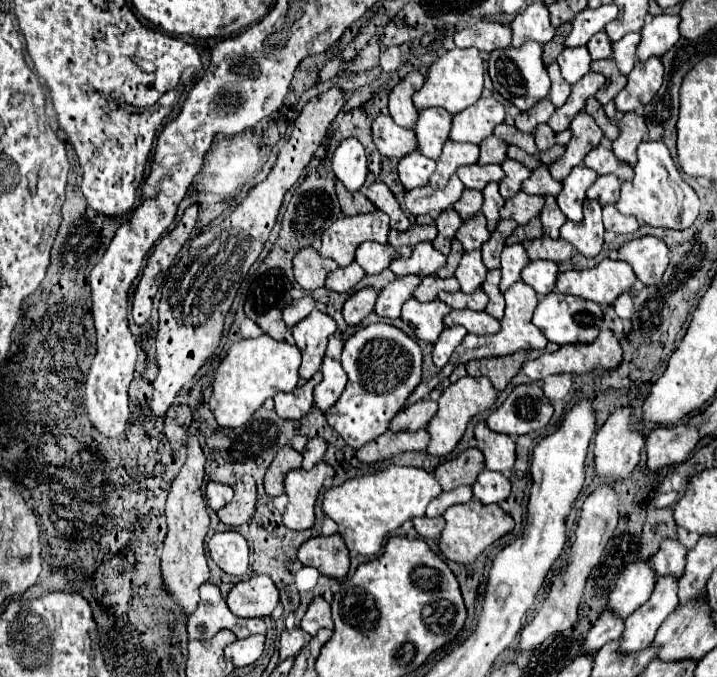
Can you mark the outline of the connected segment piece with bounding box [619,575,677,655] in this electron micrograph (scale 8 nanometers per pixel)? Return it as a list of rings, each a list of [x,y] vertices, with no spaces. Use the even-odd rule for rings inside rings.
[[[667,575],[655,583],[655,589],[647,599],[647,603],[627,617],[619,651],[623,655],[629,655],[649,647],[653,635],[667,619],[667,615],[675,611],[675,607],[677,607],[677,581],[669,579]]]

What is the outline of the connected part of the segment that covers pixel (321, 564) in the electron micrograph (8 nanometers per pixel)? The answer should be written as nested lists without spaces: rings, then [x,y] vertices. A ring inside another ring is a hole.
[[[337,533],[329,537],[319,535],[319,537],[305,541],[297,557],[303,565],[311,565],[319,569],[319,573],[325,577],[333,577],[333,579],[347,577],[349,549],[345,547],[345,541]]]

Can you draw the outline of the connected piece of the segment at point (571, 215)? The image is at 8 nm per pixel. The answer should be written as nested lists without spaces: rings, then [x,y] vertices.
[[[577,165],[563,181],[563,191],[557,195],[559,209],[565,213],[565,217],[573,223],[579,223],[583,217],[583,201],[587,199],[587,187],[593,185],[597,179],[597,173],[589,167]]]

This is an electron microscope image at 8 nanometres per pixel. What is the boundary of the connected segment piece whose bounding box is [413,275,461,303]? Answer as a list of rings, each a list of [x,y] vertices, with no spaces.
[[[429,275],[429,277],[423,277],[421,285],[415,289],[413,297],[421,303],[427,303],[427,301],[435,301],[437,299],[437,293],[439,291],[447,291],[447,293],[457,293],[461,287],[457,283],[455,277],[449,277],[449,279],[439,279],[437,275]]]

